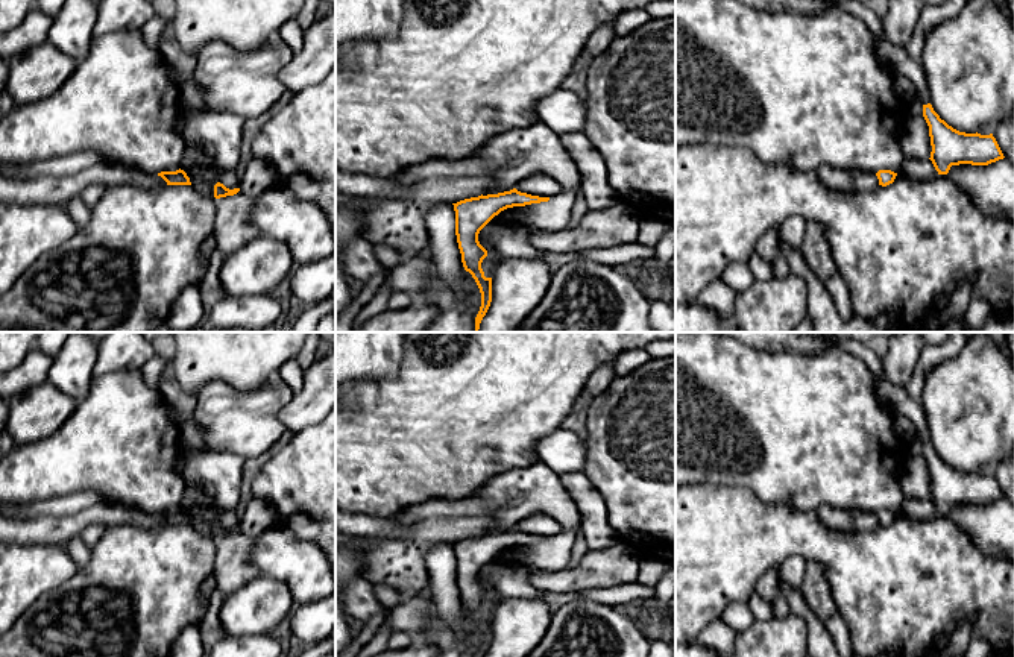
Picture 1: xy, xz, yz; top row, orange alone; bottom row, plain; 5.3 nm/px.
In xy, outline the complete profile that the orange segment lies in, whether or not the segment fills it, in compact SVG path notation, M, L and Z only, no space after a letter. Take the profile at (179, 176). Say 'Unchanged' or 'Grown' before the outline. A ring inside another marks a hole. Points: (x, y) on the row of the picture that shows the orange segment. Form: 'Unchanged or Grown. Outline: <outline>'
Unchanged. Outline: M176 170L176 171L161 171L158 173L167 185L191 185L190 178L184 170Z

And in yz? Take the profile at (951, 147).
Unchanged. Outline: M931 103L923 105L923 117L932 146L929 159L938 174L947 174L952 165L988 165L1005 158L993 134L959 132L941 120Z

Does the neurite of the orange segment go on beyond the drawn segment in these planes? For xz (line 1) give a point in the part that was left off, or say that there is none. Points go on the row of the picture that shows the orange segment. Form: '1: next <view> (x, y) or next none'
1: next none

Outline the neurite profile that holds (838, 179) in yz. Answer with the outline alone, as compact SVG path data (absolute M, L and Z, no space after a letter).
M821 165L815 171L817 178L824 184L826 188L833 191L859 191L864 188L879 187L876 173L862 170L844 170L830 165Z

